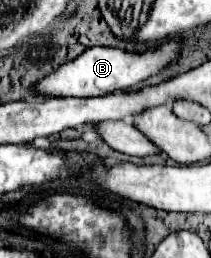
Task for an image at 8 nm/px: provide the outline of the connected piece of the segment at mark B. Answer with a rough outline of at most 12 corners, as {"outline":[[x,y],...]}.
{"outline":[[177,44],[143,54],[87,48],[37,96],[105,96],[161,72]]}

